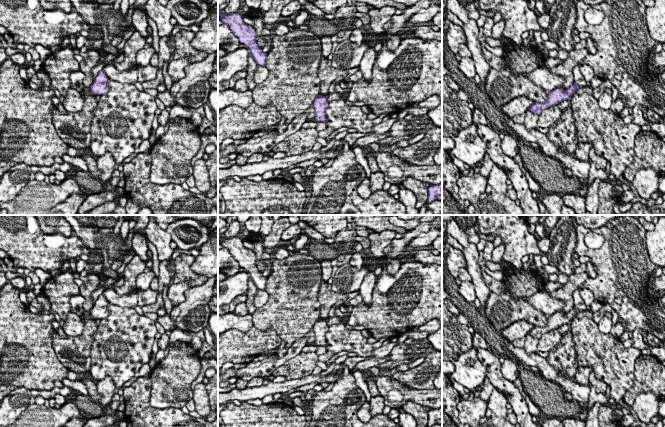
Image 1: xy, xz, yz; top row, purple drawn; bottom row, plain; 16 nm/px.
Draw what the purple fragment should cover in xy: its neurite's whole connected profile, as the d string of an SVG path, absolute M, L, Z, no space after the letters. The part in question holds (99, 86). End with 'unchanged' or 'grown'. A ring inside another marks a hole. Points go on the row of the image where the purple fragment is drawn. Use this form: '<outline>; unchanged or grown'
M103 70L98 73L89 90L93 93L93 95L103 95L109 91L108 77Z; unchanged

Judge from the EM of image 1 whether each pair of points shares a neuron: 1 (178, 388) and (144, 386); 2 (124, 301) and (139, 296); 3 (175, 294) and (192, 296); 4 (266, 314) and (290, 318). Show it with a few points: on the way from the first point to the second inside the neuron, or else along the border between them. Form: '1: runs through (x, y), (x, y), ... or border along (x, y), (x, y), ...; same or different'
1: border along (149, 375), (150, 404), (153, 407), (159, 408); different
2: runs through (128, 300), (135, 299); same
3: border along (189, 287), (184, 292), (184, 300), (178, 305); different
4: runs through (272, 314), (284, 314); same

